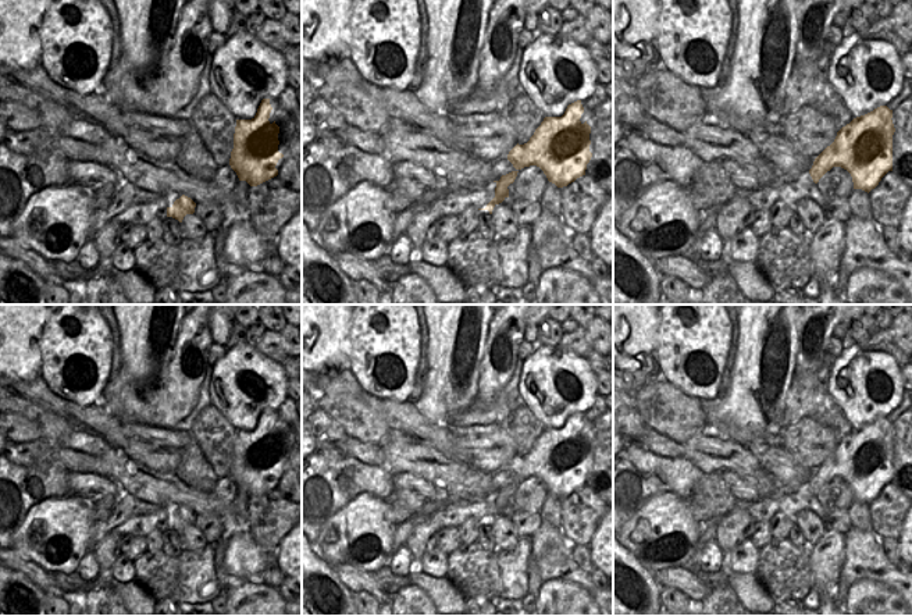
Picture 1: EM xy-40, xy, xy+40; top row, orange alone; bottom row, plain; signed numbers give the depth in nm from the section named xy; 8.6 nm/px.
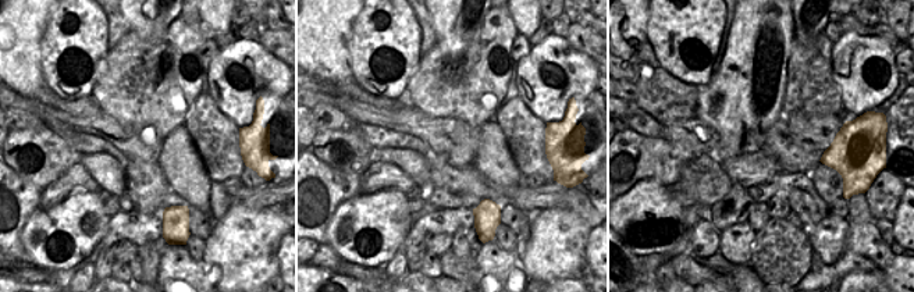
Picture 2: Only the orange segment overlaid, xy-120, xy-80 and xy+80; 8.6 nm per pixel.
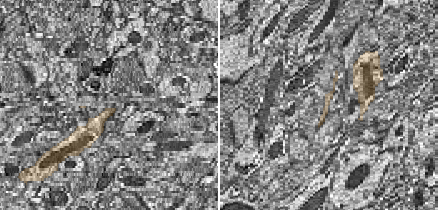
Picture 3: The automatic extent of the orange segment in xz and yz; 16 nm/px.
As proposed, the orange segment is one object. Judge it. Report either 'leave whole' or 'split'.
leave whole

